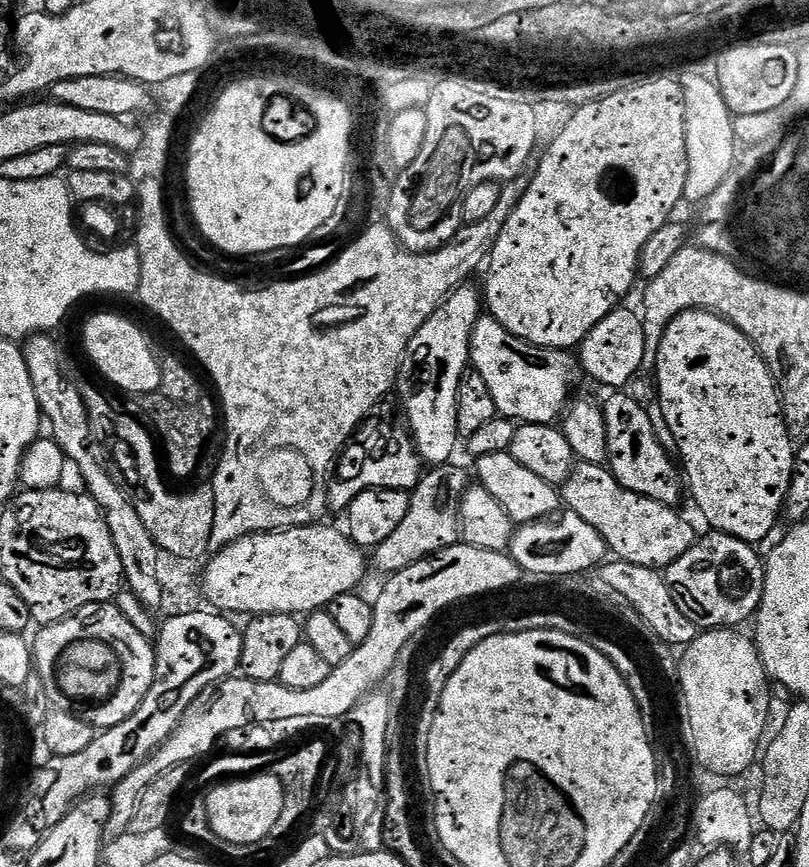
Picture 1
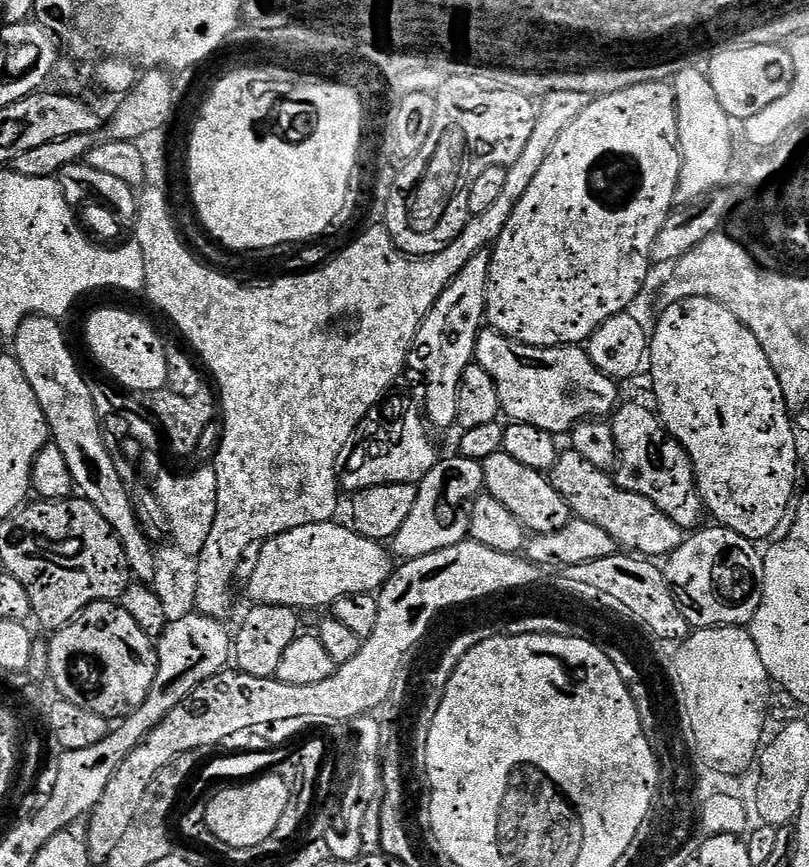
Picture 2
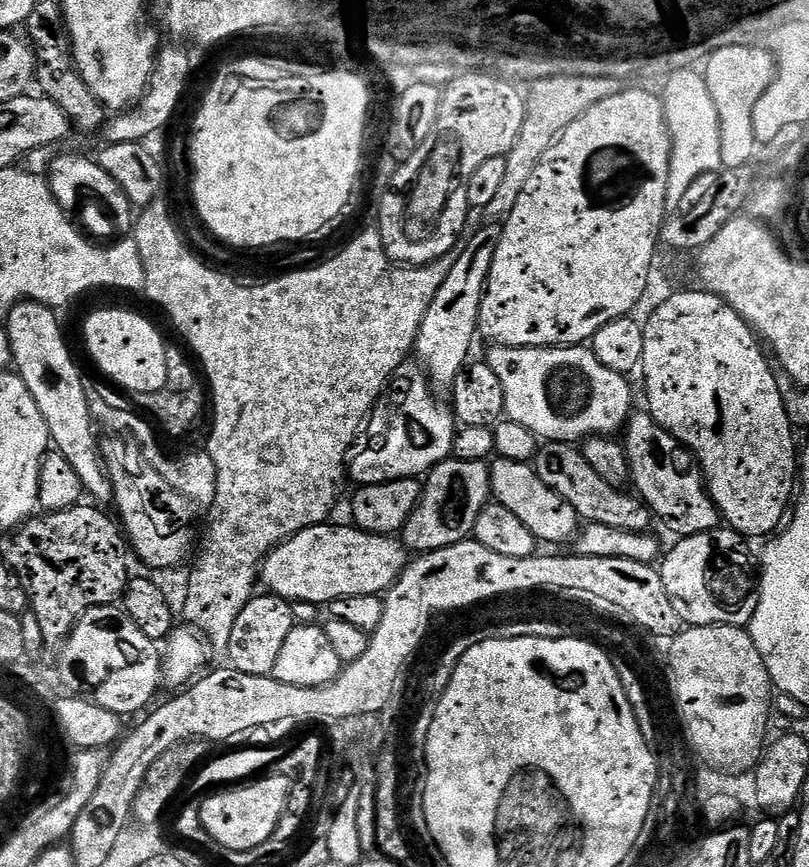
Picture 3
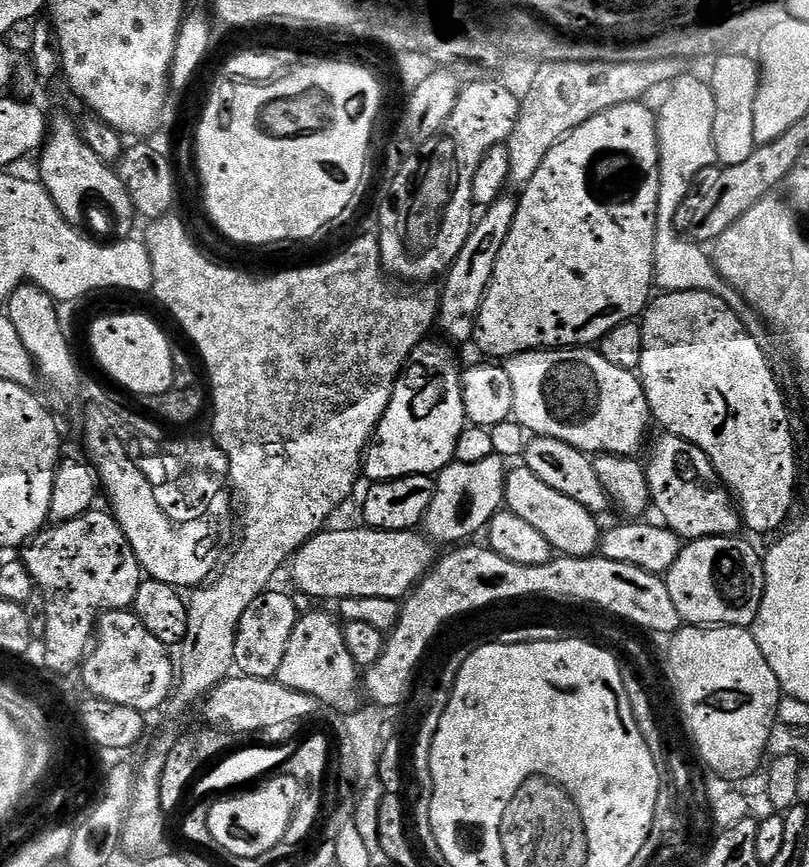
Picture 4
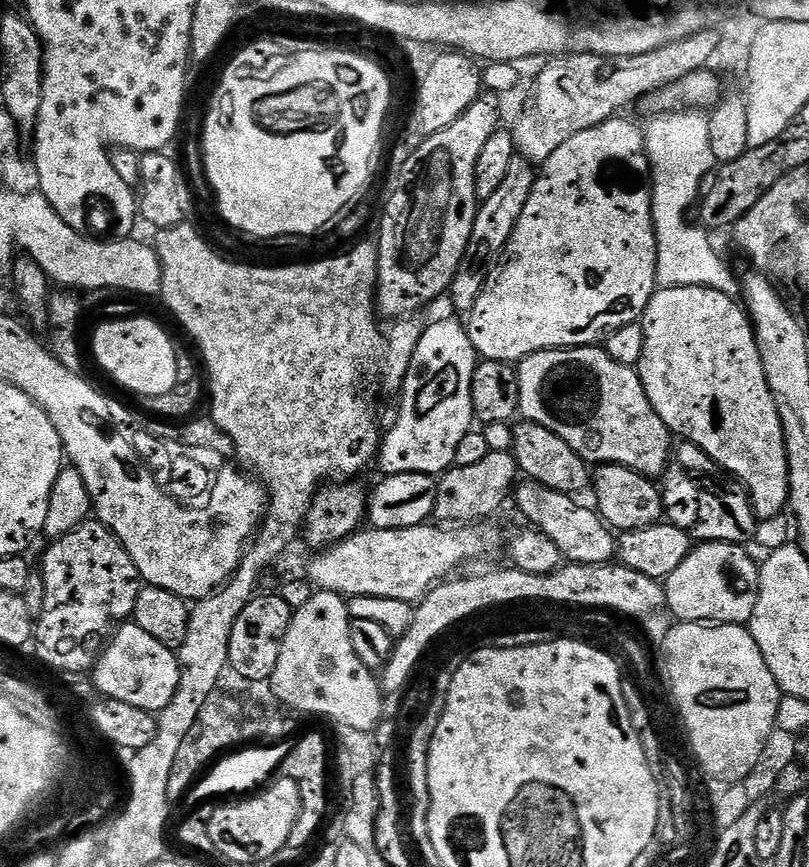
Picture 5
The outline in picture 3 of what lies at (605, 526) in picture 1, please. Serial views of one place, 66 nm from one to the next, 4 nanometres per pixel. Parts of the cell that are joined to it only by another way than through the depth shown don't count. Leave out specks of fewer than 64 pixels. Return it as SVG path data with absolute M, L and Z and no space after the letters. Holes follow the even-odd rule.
M545 443L539 449L534 461L536 472L574 510L580 515L581 521L588 524L610 526L614 530L627 532L648 532L651 529L654 513L643 500L637 498L631 491L623 492L623 487L613 481L605 480L602 473L594 470L590 462L586 462L583 451L570 444Z

